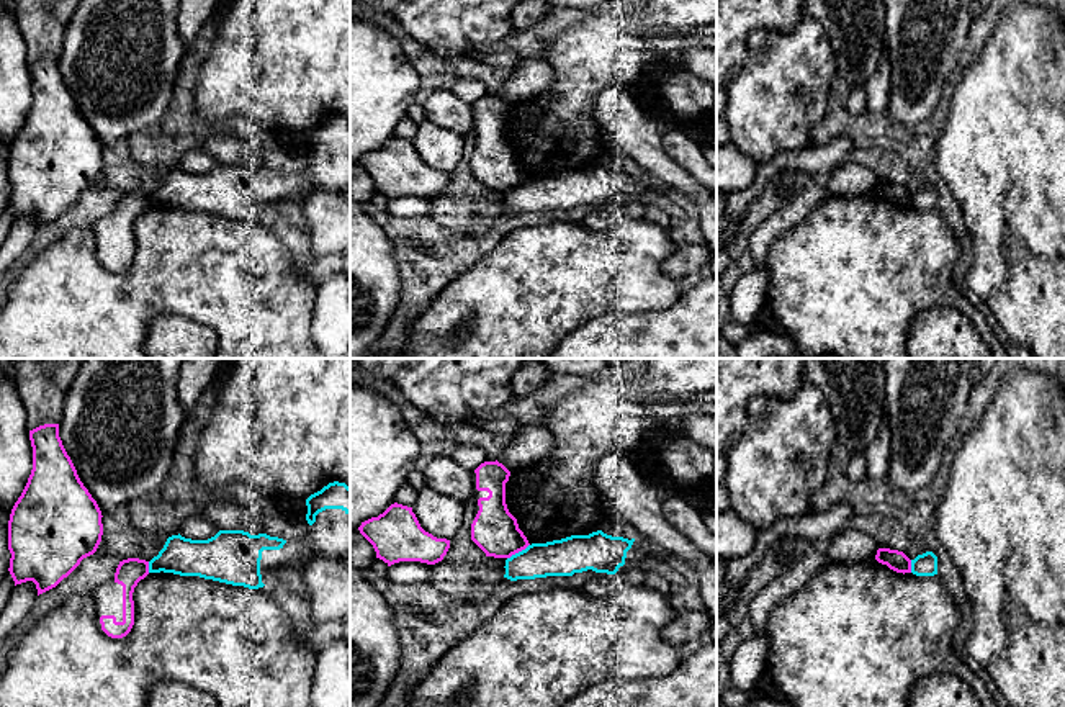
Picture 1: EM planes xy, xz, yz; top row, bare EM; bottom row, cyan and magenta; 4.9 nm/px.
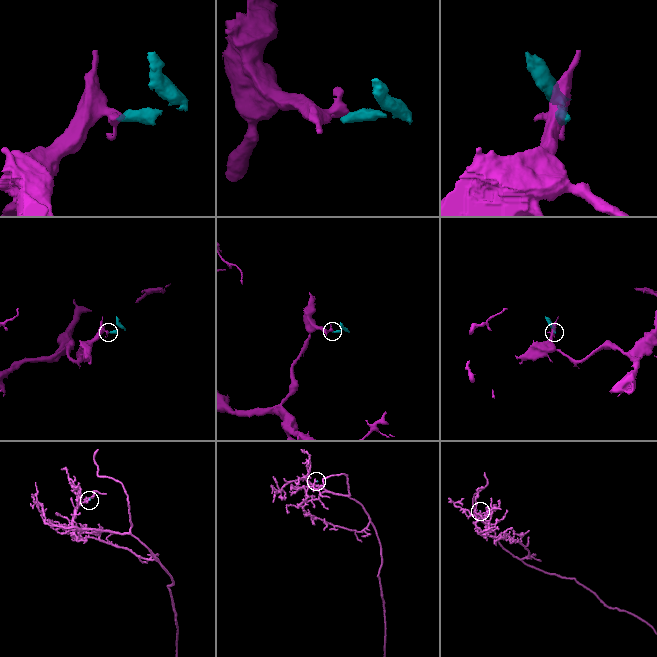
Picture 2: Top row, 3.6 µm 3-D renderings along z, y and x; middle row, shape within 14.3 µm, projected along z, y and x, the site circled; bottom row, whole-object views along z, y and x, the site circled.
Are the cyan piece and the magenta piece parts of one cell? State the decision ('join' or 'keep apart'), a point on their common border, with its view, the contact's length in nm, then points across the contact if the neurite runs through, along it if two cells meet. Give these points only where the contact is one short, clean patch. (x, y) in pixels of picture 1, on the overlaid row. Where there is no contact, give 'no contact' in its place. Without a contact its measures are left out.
keep apart; meets cyan in xz at (519, 552); contact 130 nm long; border along xz (529, 544), (507, 558)

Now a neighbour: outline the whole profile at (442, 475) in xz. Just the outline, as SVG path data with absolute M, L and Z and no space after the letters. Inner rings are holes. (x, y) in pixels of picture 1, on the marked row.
M450 457L434 458L422 471L427 488L461 502L473 498L473 473L456 465Z

